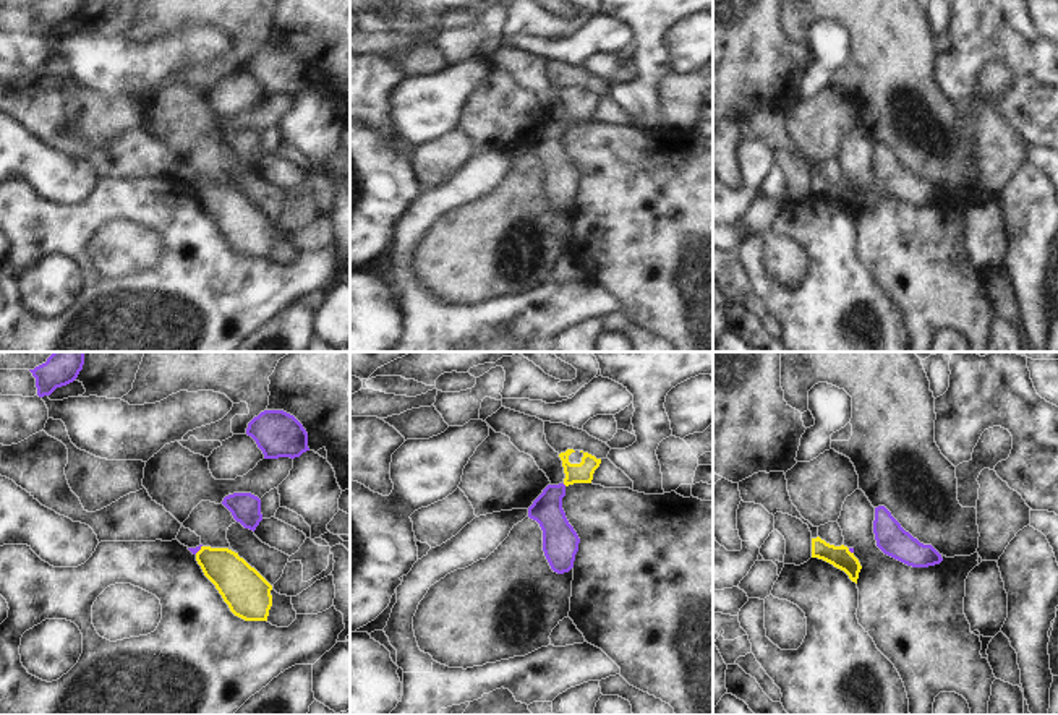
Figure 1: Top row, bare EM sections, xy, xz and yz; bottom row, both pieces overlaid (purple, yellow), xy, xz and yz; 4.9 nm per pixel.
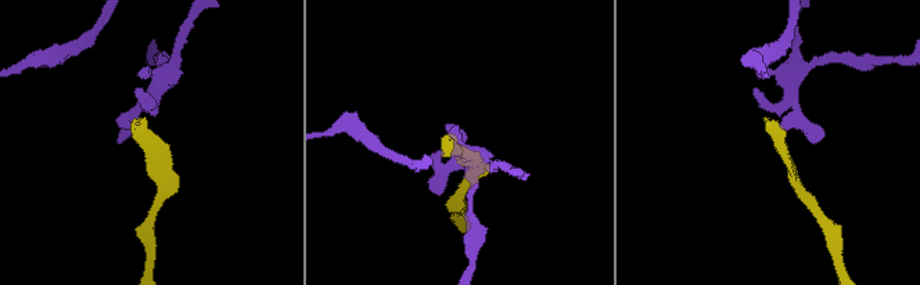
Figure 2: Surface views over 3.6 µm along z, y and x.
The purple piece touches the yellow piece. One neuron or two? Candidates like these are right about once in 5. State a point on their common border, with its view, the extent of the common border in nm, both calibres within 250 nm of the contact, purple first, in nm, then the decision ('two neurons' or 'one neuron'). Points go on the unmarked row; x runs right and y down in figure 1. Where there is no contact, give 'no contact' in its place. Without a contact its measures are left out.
xy (198, 187) | 60 nm | 30/200 nm | two neurons

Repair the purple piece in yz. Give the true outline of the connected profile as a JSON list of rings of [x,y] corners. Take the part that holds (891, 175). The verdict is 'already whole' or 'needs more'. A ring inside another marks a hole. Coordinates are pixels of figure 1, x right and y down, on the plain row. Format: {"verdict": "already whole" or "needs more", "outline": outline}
{"verdict": "already whole", "outline": [[[885,143],[875,144],[873,170],[885,191],[907,203],[928,204],[943,198],[932,182],[924,182],[906,169]]]}

